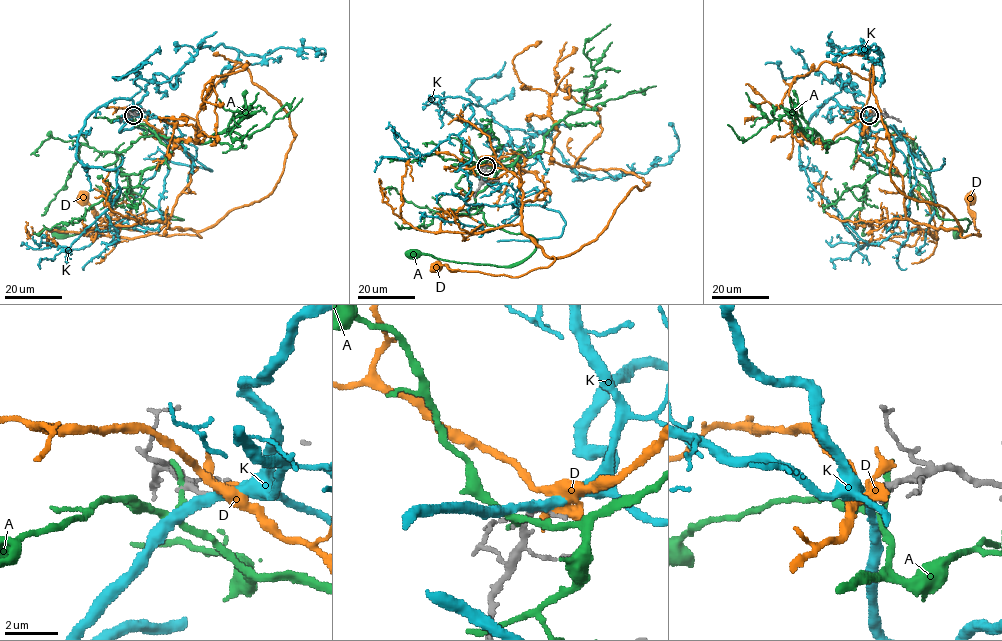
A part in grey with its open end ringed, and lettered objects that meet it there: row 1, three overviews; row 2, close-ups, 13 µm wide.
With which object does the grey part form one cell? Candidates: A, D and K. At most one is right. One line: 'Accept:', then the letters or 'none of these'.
Accept: none of these

